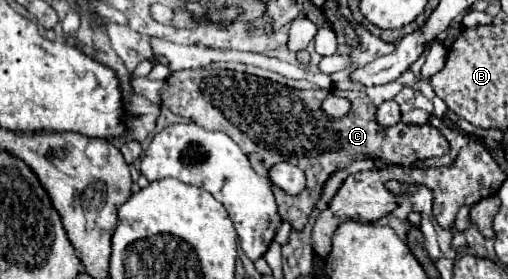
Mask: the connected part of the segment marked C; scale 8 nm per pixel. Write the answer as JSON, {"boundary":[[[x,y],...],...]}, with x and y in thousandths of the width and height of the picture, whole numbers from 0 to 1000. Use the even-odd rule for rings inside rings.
{"boundary":[[[354,251],[323,294],[319,380],[374,423],[406,466],[449,480],[480,538],[496,602],[514,631],[526,631],[539,588],[587,581],[591,609],[602,624],[598,695],[571,703],[545,667],[535,674],[555,789],[579,824],[602,810],[634,703],[642,645],[697,573],[732,566],[780,595],[811,595],[823,573],[874,559],[886,538],[886,516],[866,466],[843,444],[799,452],[795,437],[783,437],[780,452],[752,459],[740,437],[740,387],[717,330],[677,330],[681,351],[693,351],[693,387],[677,423],[654,430],[634,394],[642,344],[646,323],[583,323],[551,294],[457,251]],[[465,409],[472,416],[472,459],[457,444]]]}

